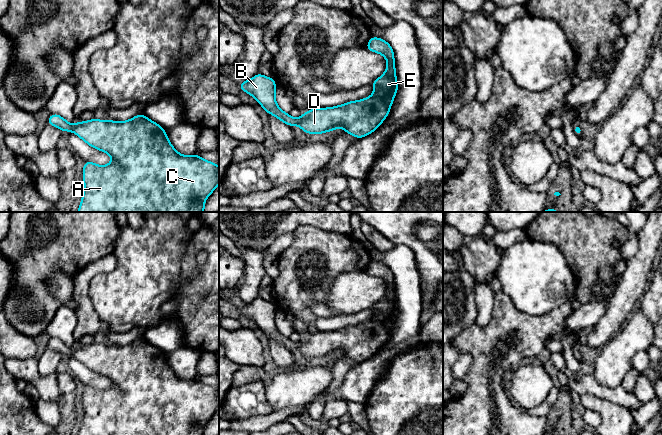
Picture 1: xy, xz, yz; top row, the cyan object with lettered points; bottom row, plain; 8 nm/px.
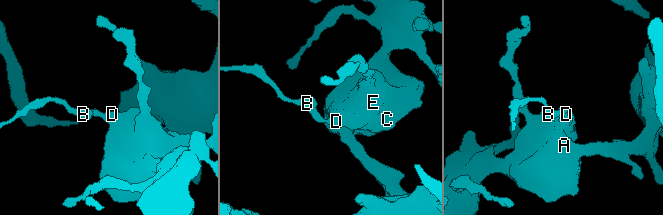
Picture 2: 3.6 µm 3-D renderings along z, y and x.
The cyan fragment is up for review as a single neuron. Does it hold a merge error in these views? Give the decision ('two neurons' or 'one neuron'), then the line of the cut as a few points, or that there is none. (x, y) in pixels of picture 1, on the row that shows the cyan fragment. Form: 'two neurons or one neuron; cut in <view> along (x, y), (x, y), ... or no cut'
one neuron; no cut

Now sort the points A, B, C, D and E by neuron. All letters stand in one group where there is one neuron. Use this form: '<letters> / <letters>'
A B C D E

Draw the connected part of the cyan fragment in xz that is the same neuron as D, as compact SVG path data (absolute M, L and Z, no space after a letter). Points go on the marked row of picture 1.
M370 37L367 50L382 54L387 60L387 70L371 84L374 93L365 99L351 101L330 108L310 109L295 119L279 108L275 100L274 78L260 73L245 80L238 87L253 96L264 110L288 126L299 126L307 134L320 134L342 127L360 139L374 132L386 119L398 91L394 51L391 45L378 37Z

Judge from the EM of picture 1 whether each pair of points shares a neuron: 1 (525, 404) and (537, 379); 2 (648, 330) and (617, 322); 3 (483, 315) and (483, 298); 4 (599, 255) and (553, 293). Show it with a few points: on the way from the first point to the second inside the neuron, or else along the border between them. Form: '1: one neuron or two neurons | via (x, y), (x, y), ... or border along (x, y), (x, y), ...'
1: one neuron | via (525, 398), (526, 392), (531, 385)
2: two neurons | border along (630, 316), (624, 325), (607, 341)
3: one neuron | via (483, 311), (483, 302)
4: two neurons | border along (563, 255), (575, 278)

